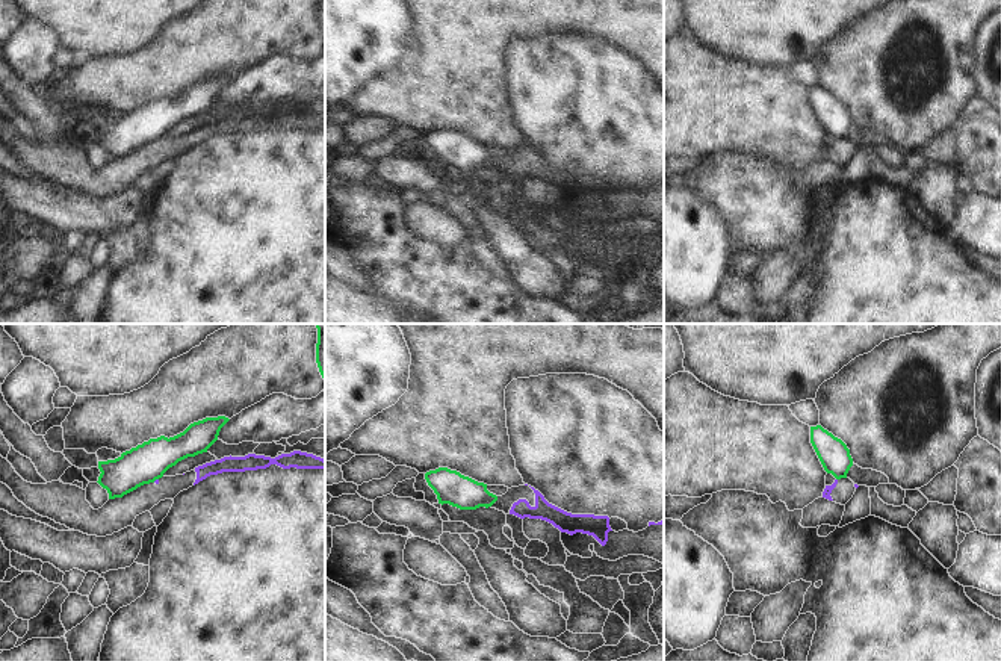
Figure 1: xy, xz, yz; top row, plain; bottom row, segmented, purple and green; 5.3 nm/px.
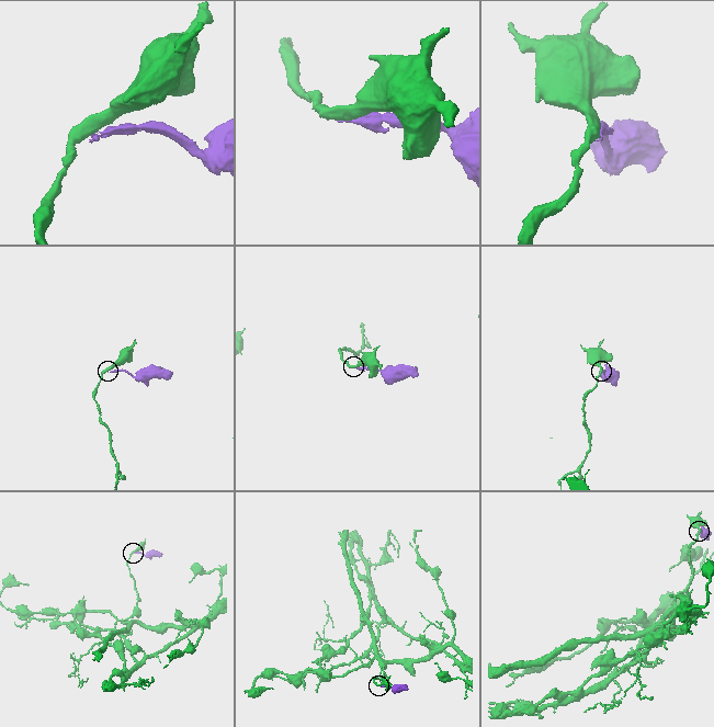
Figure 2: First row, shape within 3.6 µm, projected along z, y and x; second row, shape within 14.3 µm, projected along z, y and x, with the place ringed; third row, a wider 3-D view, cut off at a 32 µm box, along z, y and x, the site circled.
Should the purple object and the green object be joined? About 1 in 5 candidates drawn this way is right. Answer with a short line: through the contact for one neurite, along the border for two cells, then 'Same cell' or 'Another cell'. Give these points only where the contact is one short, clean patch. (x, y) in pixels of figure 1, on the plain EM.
Line: xy (158, 139), (153, 142). Another cell.

